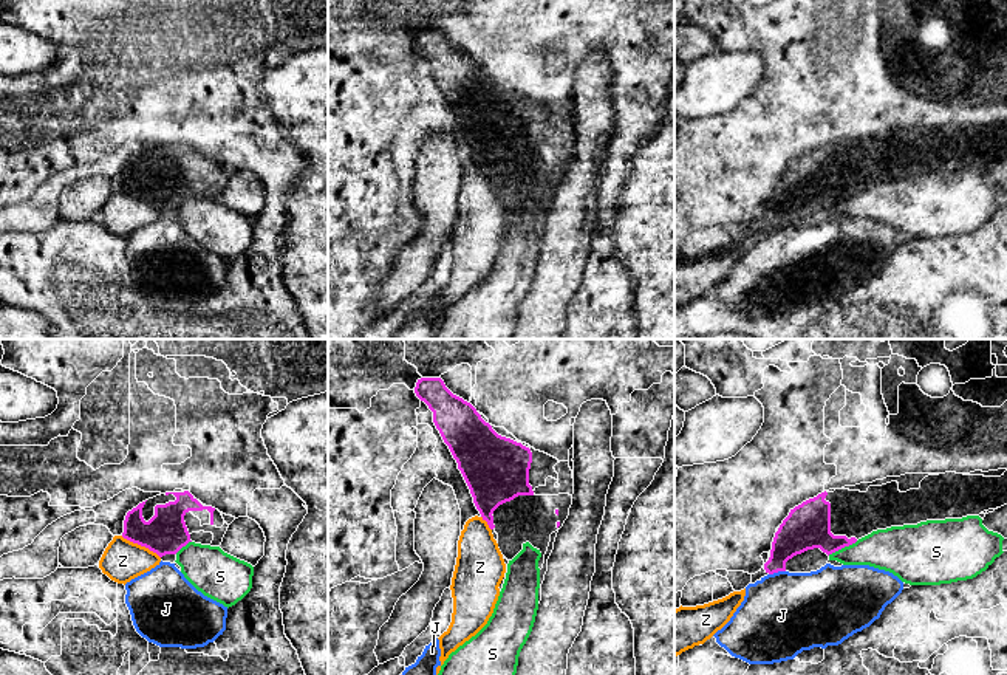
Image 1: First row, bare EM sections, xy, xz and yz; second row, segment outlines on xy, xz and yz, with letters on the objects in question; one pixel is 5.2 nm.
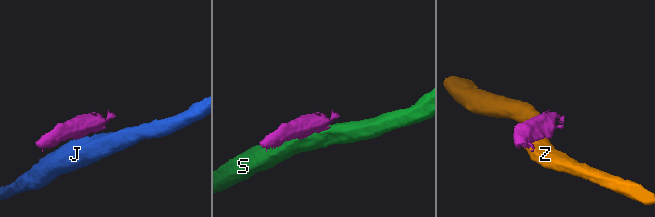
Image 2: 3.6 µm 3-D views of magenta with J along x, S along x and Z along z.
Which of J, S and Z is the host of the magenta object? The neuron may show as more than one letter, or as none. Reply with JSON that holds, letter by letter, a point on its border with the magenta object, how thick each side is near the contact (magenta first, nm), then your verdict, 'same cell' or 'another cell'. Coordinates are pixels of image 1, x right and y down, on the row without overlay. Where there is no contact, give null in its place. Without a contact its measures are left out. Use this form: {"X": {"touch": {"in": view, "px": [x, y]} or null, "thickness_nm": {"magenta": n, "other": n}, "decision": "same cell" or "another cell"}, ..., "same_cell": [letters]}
{"J": {"touch": {"in": "yz", "px": [777, 225]}, "thickness_nm": {"magenta": 200, "other": 440}, "decision": "another cell"}, "S": {"touch": {"in": "yz", "px": [842, 200]}, "thickness_nm": {"magenta": 240, "other": 220}, "decision": "another cell"}, "Z": {"touch": {"in": "xy", "px": [141, 198]}, "thickness_nm": {"magenta": 220, "other": 220}, "decision": "another cell"}, "same_cell": []}

